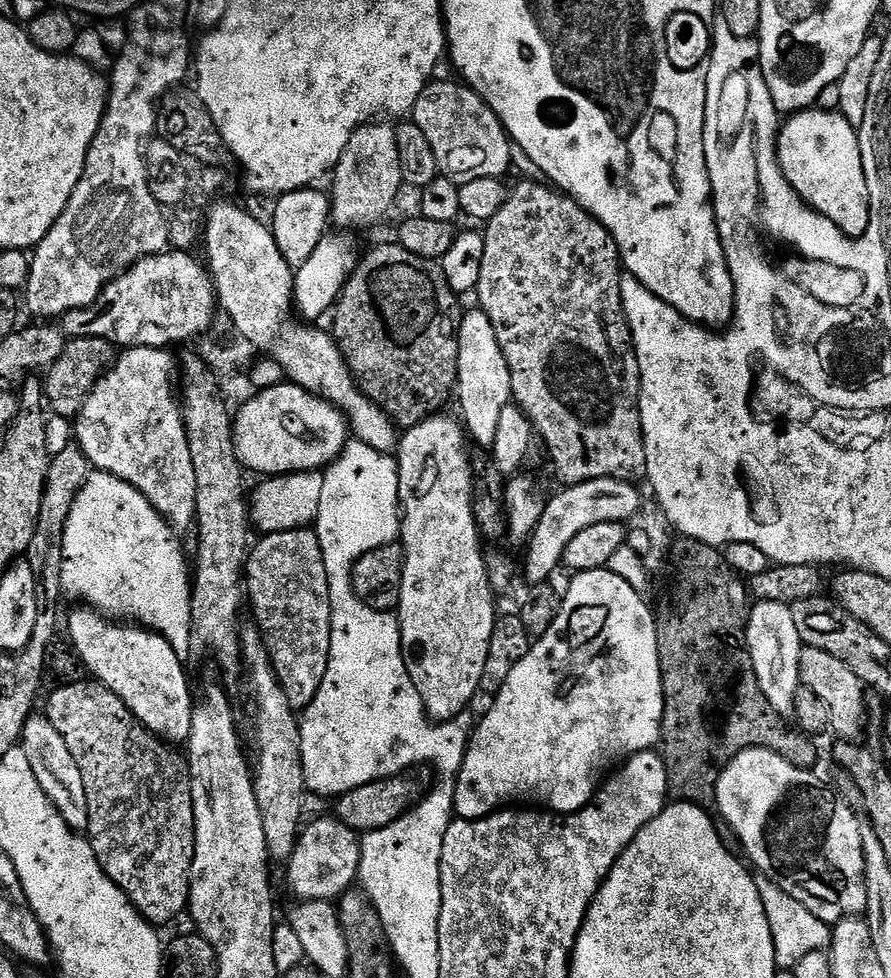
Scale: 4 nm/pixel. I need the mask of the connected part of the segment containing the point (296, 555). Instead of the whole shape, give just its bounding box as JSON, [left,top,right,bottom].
[242,527,332,685]

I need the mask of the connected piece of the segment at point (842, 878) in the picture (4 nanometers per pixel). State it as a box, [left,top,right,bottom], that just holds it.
[714,748,867,926]

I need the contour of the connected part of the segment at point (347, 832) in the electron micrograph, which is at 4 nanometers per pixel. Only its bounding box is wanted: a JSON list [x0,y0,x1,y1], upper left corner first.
[286,818,361,902]

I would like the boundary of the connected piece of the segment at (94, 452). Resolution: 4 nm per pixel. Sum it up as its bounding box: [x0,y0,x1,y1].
[74,348,196,533]

